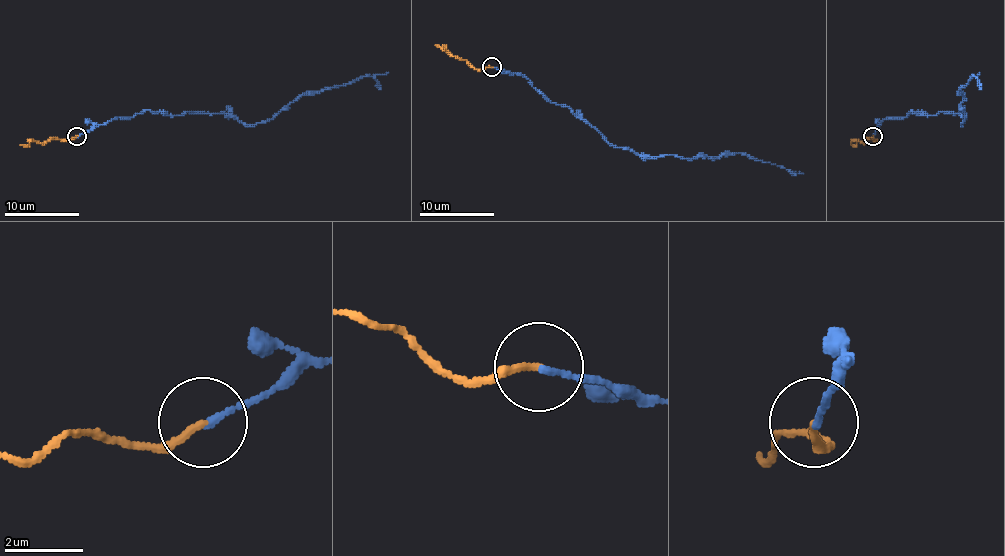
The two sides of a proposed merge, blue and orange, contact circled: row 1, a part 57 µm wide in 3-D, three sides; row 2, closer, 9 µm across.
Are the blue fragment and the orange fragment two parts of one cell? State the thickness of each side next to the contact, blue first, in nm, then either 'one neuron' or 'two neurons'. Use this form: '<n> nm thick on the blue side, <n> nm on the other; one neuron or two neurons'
160 nm thick on the blue side, 170 nm on the other; one neuron

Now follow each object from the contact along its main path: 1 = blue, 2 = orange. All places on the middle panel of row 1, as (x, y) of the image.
1: (491, 67), (521, 73), (534, 88), (586, 119), (613, 145), (658, 156), (688, 158), (740, 153), (803, 173)
2: (491, 67), (474, 69), (465, 60), (450, 56), (435, 45)

